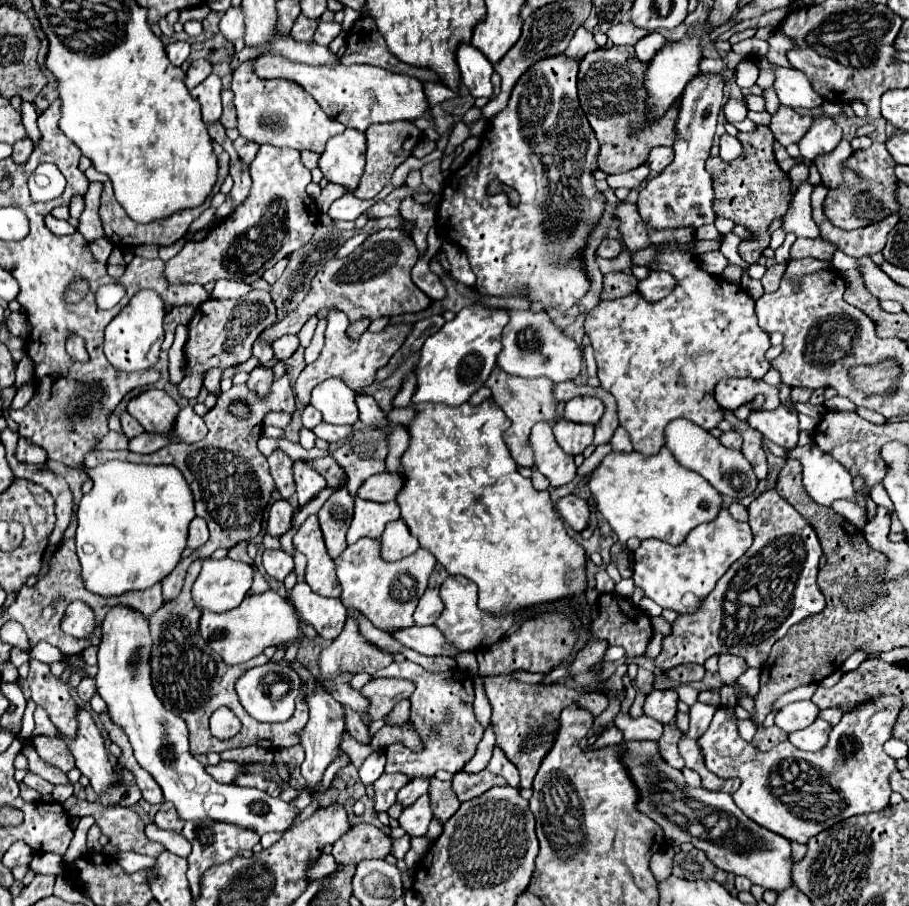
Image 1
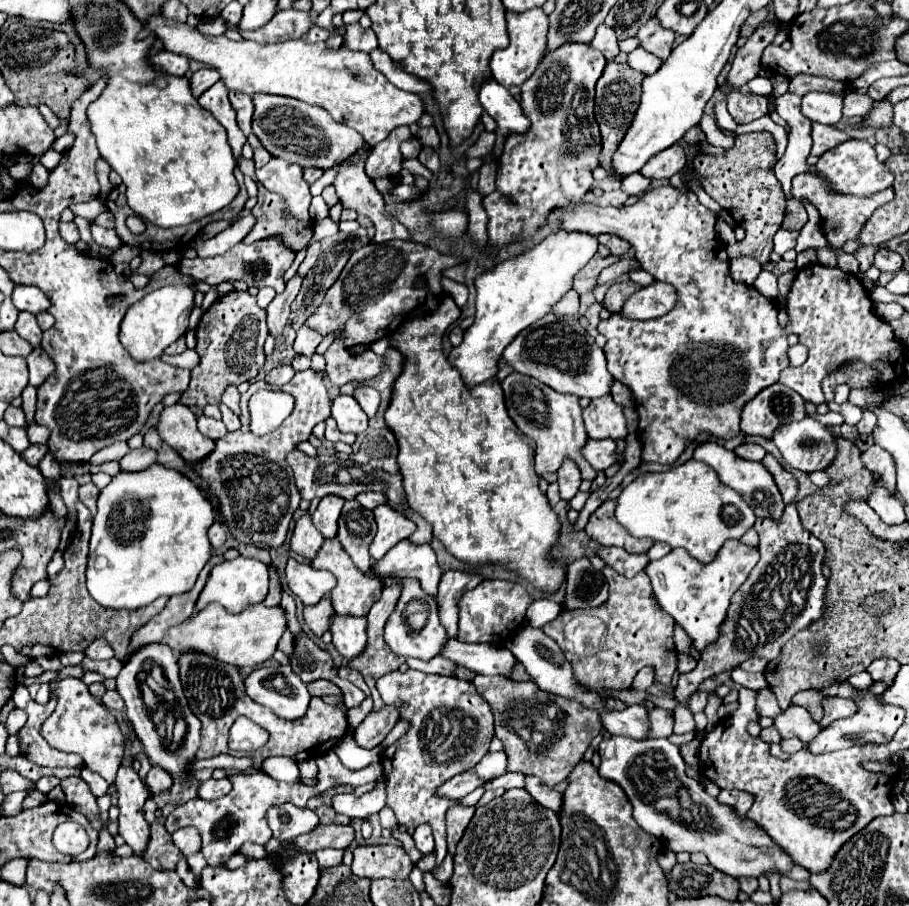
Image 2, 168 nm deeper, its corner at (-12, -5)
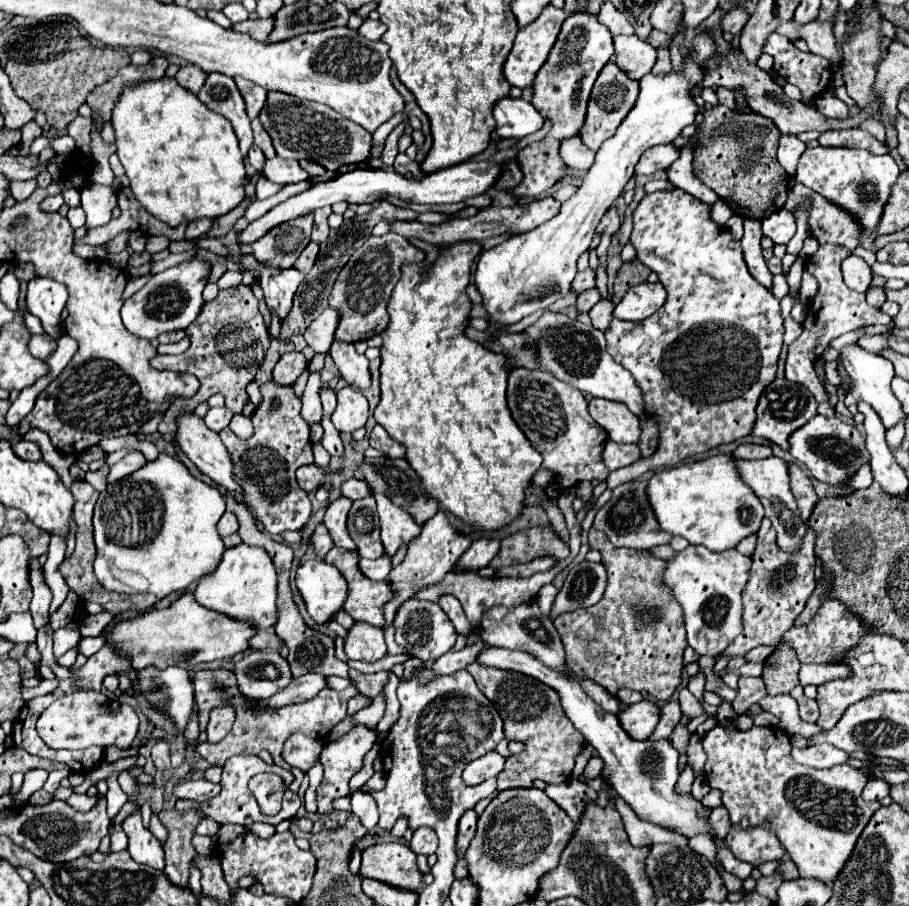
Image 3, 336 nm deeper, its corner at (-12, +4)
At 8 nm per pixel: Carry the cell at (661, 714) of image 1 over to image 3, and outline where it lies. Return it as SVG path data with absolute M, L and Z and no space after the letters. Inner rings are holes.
M642 699L640 703L634 703L634 705L626 707L626 709L618 715L618 721L620 721L620 725L624 727L624 731L626 731L632 739L644 741L644 739L650 737L652 729L656 727L658 713L660 713L660 709L658 709L652 701Z

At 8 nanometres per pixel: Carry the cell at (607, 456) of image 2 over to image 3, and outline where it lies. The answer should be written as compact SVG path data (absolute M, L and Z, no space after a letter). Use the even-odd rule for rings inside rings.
M606 441L602 457L604 457L604 463L608 465L610 471L632 465L642 459L638 445L616 445L614 441Z

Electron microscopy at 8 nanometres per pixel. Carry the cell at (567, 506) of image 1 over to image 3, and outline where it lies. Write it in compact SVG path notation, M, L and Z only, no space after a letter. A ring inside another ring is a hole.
M636 479L630 483L624 483L620 487L616 487L612 491L612 497L608 499L608 503L604 507L598 509L596 519L594 519L594 529L600 529L608 535L608 539L616 545L616 547L628 547L628 549L652 549L658 545L666 545L670 543L672 535L662 531L654 509L648 501L648 493L646 493L646 479Z

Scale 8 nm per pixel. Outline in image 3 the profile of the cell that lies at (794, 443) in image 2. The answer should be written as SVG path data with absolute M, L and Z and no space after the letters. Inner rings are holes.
M816 415L802 429L792 433L788 441L790 441L790 455L796 461L804 463L818 481L828 483L832 487L848 487L854 473L864 463L870 463L870 453L866 449L864 435L854 425L844 423L840 417Z

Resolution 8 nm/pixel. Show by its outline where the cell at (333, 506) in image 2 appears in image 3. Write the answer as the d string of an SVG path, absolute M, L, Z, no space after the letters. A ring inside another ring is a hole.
M338 497L336 501L330 503L330 507L326 509L324 515L324 525L330 531L334 543L346 551L356 551L356 543L352 541L348 527L346 527L346 519L348 519L348 511L352 507L352 501L348 501L346 497Z

